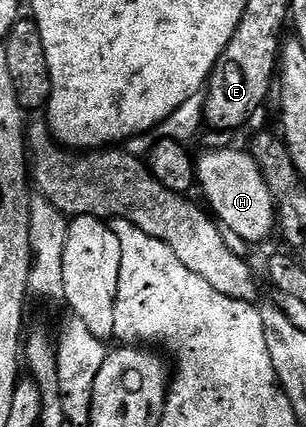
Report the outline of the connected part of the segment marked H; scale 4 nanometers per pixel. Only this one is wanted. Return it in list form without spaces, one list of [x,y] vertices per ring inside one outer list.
[[[248,150],[209,151],[196,160],[195,166],[199,191],[201,187],[205,194],[204,202],[230,236],[238,235],[249,243],[261,243],[272,233],[273,226],[278,226],[279,210],[273,193],[260,165]]]

